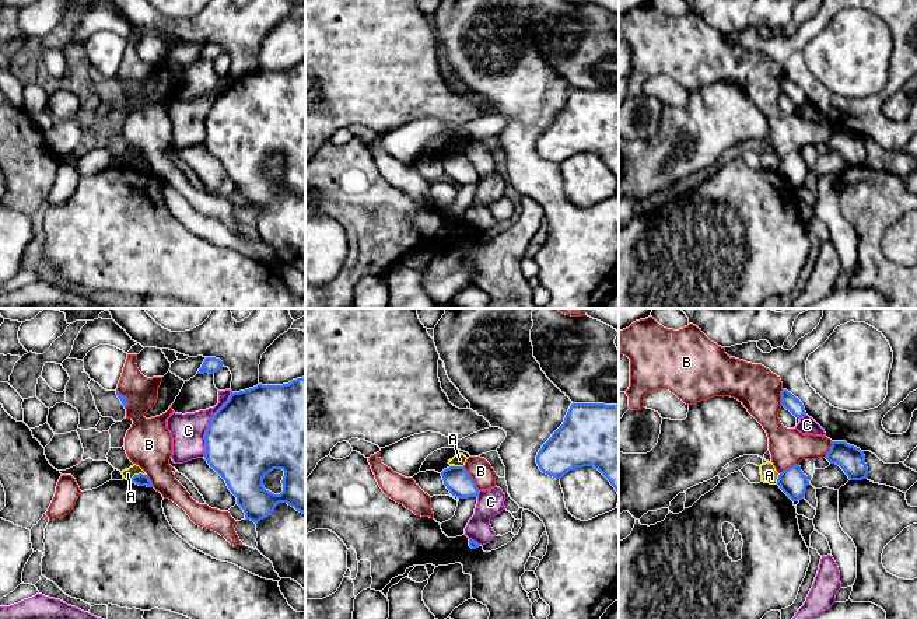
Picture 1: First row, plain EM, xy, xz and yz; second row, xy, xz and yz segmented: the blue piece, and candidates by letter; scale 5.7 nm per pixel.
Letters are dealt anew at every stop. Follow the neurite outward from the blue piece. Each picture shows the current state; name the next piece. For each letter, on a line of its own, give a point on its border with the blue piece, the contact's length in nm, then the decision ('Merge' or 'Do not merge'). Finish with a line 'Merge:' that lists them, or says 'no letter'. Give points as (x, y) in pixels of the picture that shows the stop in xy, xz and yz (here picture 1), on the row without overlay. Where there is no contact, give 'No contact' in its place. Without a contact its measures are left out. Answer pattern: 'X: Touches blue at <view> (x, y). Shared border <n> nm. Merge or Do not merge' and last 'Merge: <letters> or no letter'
A: Touches blue at xy (139, 160). Shared border 110 nm. Do not merge
B: Touches blue at xz (471, 164). Shared border 170 nm. Do not merge
C: Touches blue at xy (210, 109). Shared border 400 nm. Do not merge
Merge: no letter

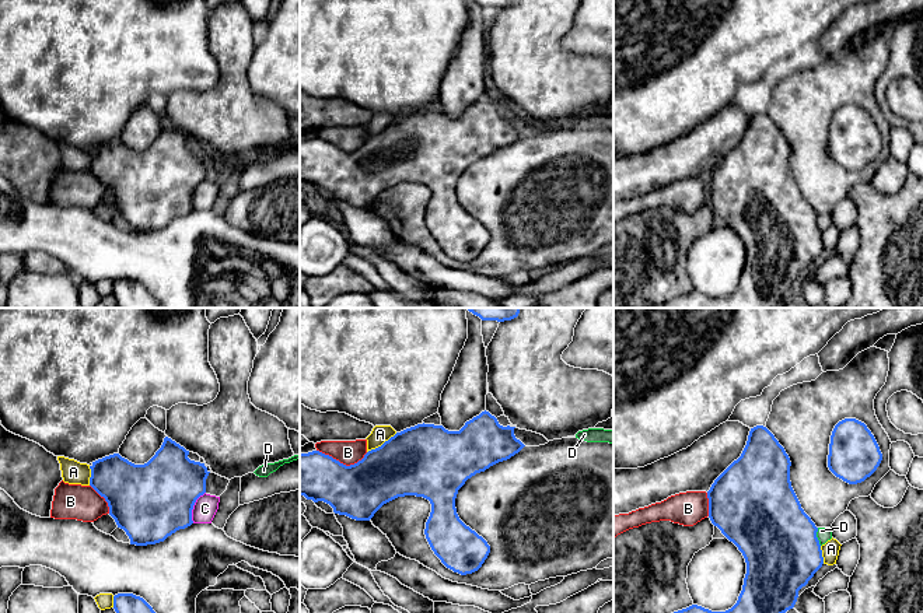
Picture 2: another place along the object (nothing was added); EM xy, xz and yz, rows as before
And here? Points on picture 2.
A: Touches blue at xz (383, 130). Shared border 200 nm. Do not merge
B: Touches blue at xz (342, 150). Shared border 300 nm. Do not merge
C: Touches blue at xy (192, 193). Shared border 200 nm. Do not merge
D: Touches blue at yz (815, 223). Shared border 110 nm. Do not merge
Merge: no letter

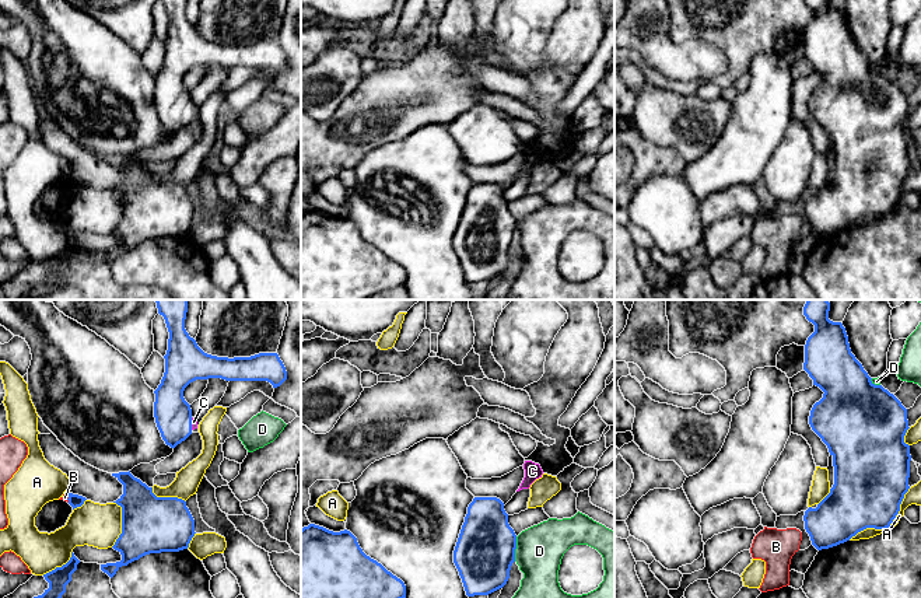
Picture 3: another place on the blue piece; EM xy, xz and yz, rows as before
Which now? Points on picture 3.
A: Touches blue at yz (888, 213). Shared border 460 nm. Do not merge
B: Touches blue at xy (69, 184). Shared border 60 nm. Do not merge
C: Touches blue at xy (191, 109). Shared border 70 nm. Merge
D: Touches blue at xz (515, 234). Shared border 140 nm. Do not merge
Merge: C

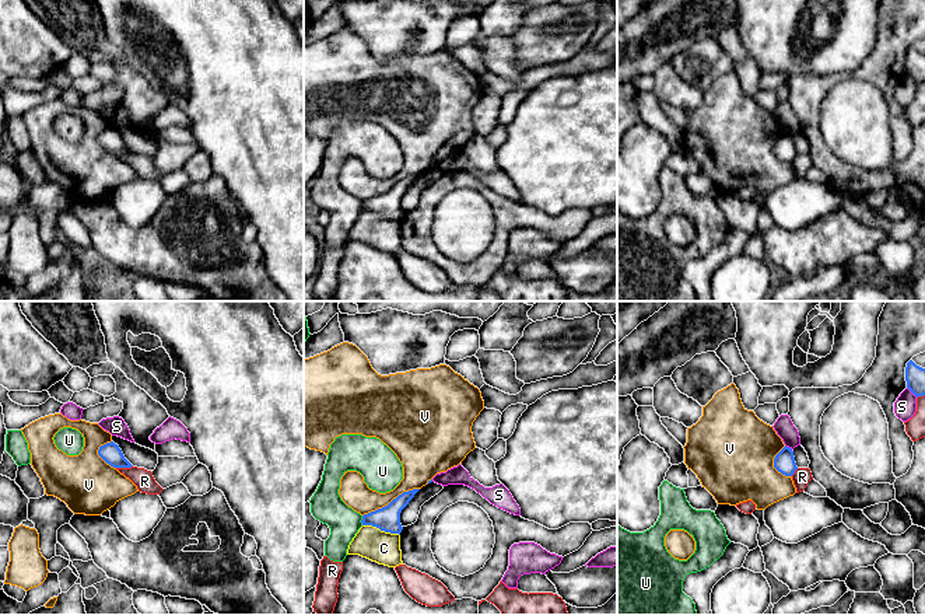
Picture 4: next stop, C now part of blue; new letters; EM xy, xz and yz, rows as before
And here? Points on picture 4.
C: Touches blue at xz (381, 216). Shared border 220 nm. Do not merge
R: Touches blue at xy (123, 153). Shared border 100 nm. Do not merge
S: Touches blue at yz (788, 133). Shared border 50 nm. Do not merge
U: Touches blue at xz (361, 206). Shared border 60 nm. Do not merge
V: Touches blue at xz (392, 187). Shared border 360 nm. Do not merge
Merge: no letter

